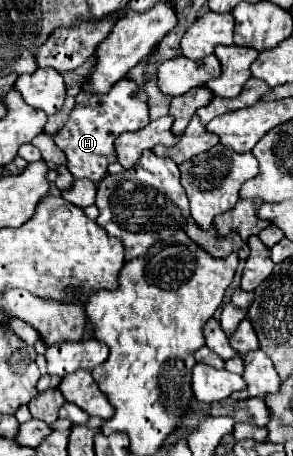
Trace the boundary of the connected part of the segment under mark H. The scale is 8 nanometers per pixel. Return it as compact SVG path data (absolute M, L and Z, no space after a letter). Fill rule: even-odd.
M121 79L105 95L89 95L81 91L75 101L77 103L71 111L69 121L53 139L57 147L67 155L67 169L71 171L71 175L75 179L87 177L97 183L105 177L107 165L115 161L115 139L123 131L139 131L149 123L147 95L143 91L137 91L137 85L133 81Z

